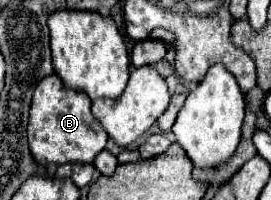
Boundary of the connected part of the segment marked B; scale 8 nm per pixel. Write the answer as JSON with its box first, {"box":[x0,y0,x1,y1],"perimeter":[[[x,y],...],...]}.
{"box":[28,73,108,165],"perimeter":[[[54,73],[42,79],[34,91],[28,123],[28,143],[34,159],[40,165],[48,163],[92,163],[106,147],[108,135],[96,117],[90,113],[90,97],[84,91],[66,89],[62,79]]]}

